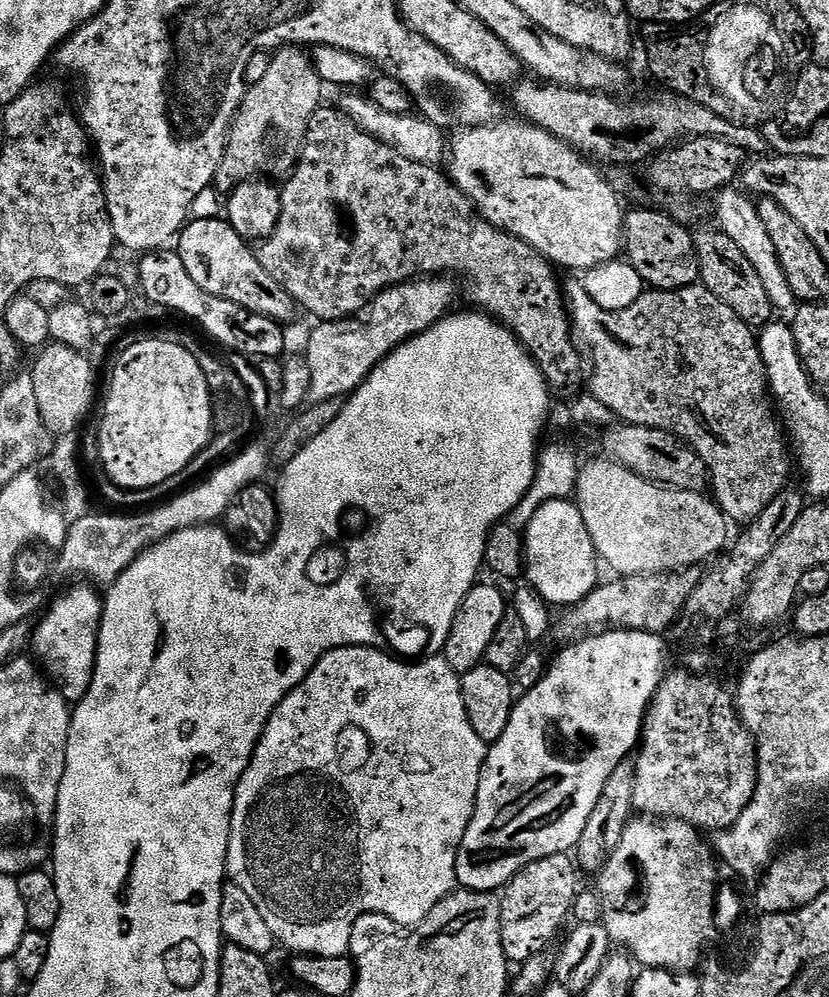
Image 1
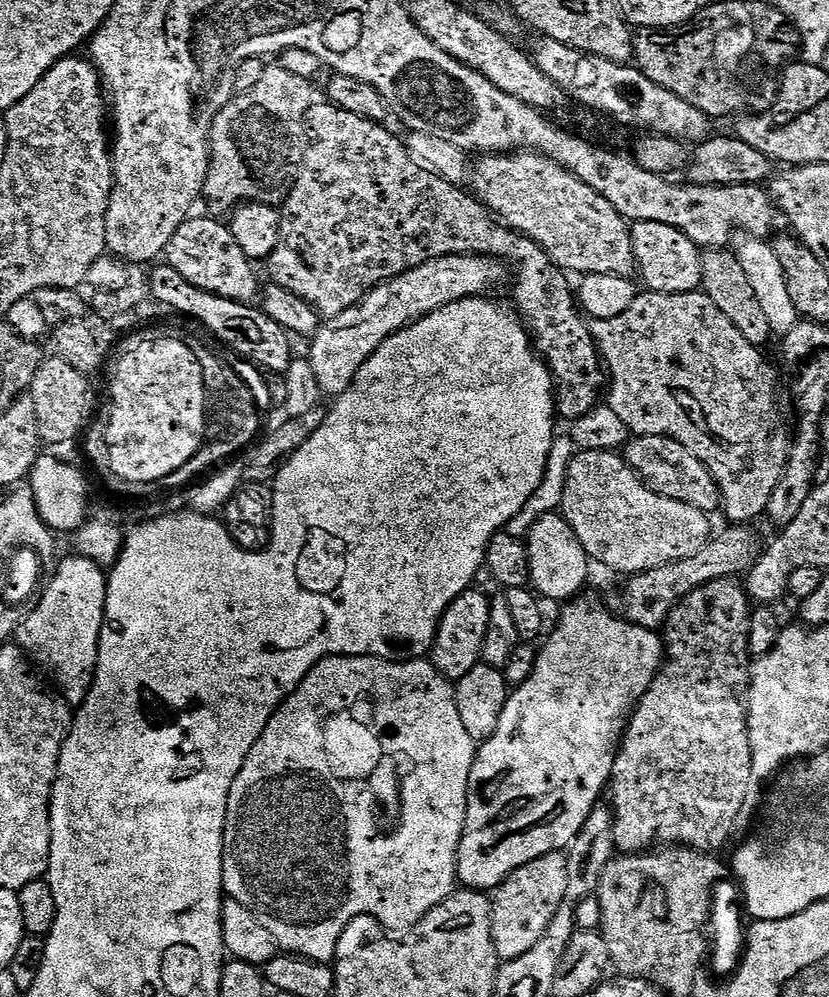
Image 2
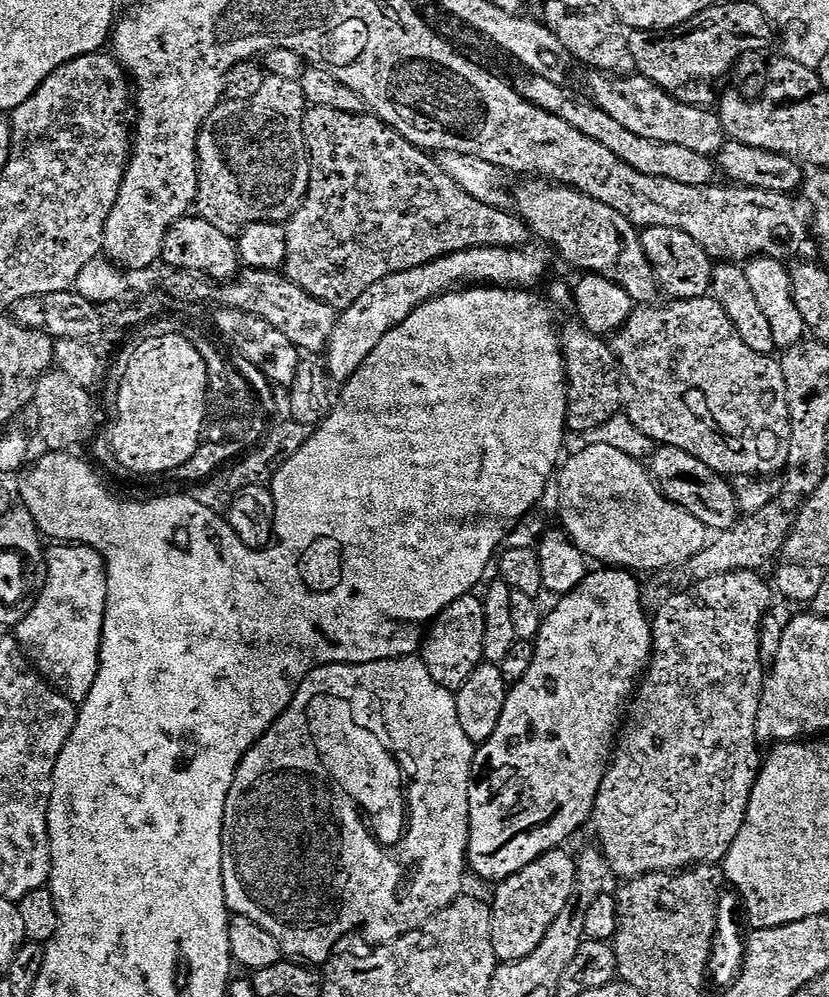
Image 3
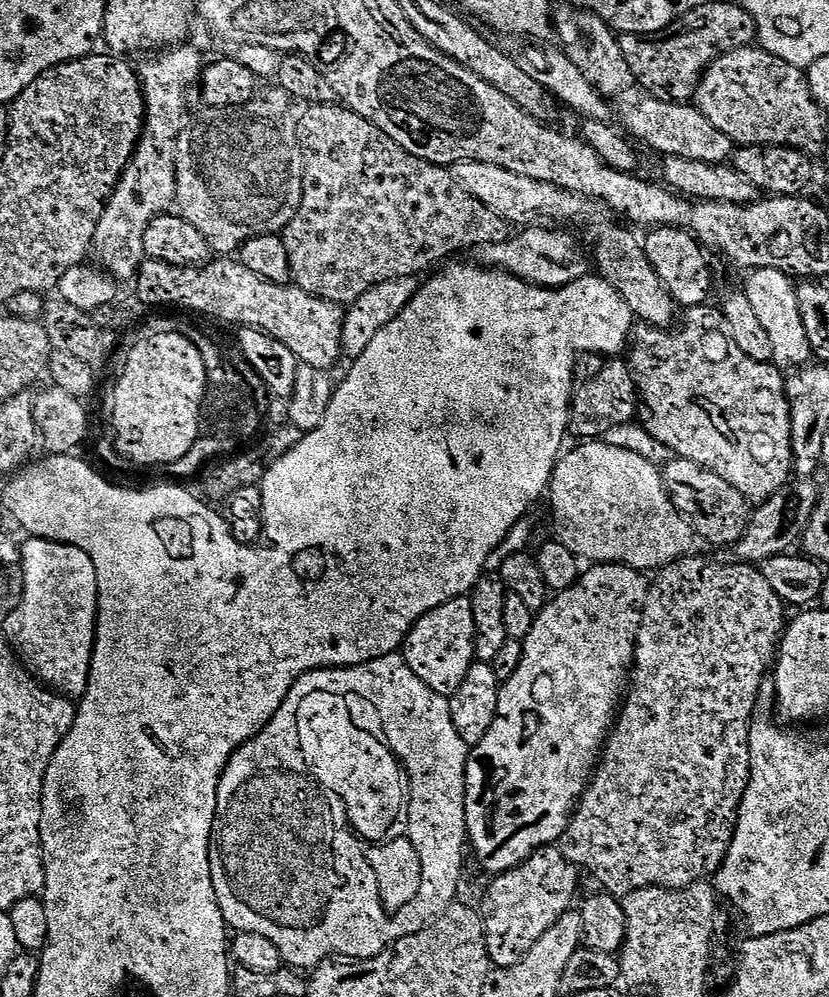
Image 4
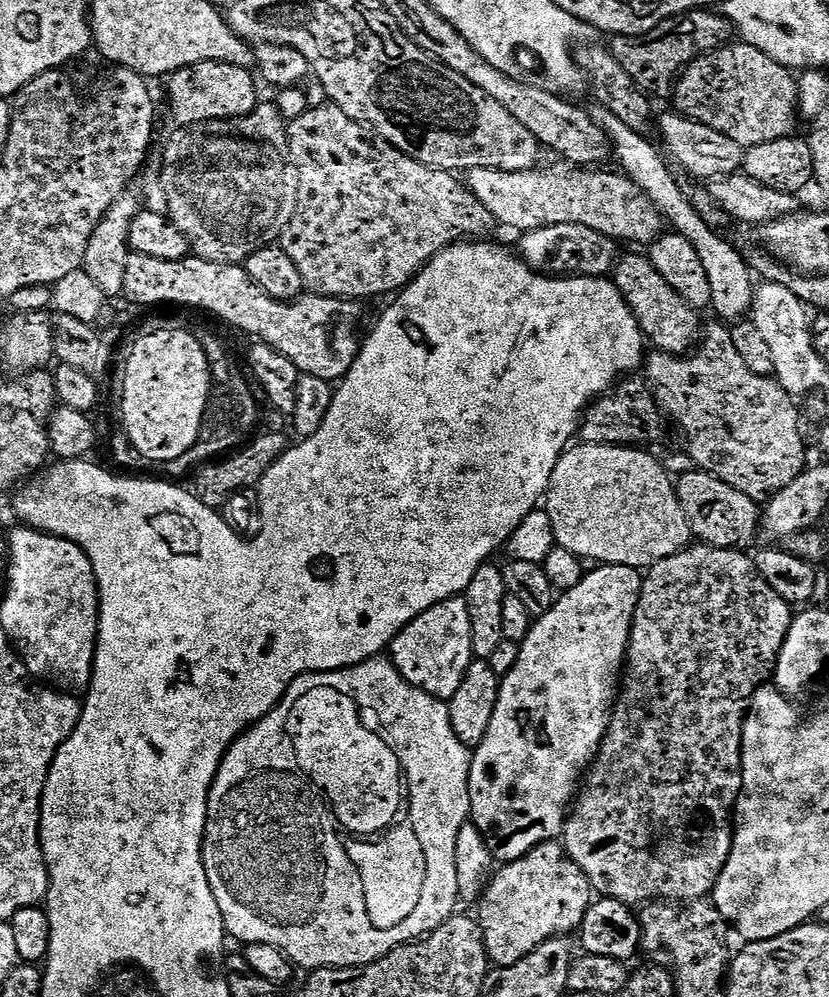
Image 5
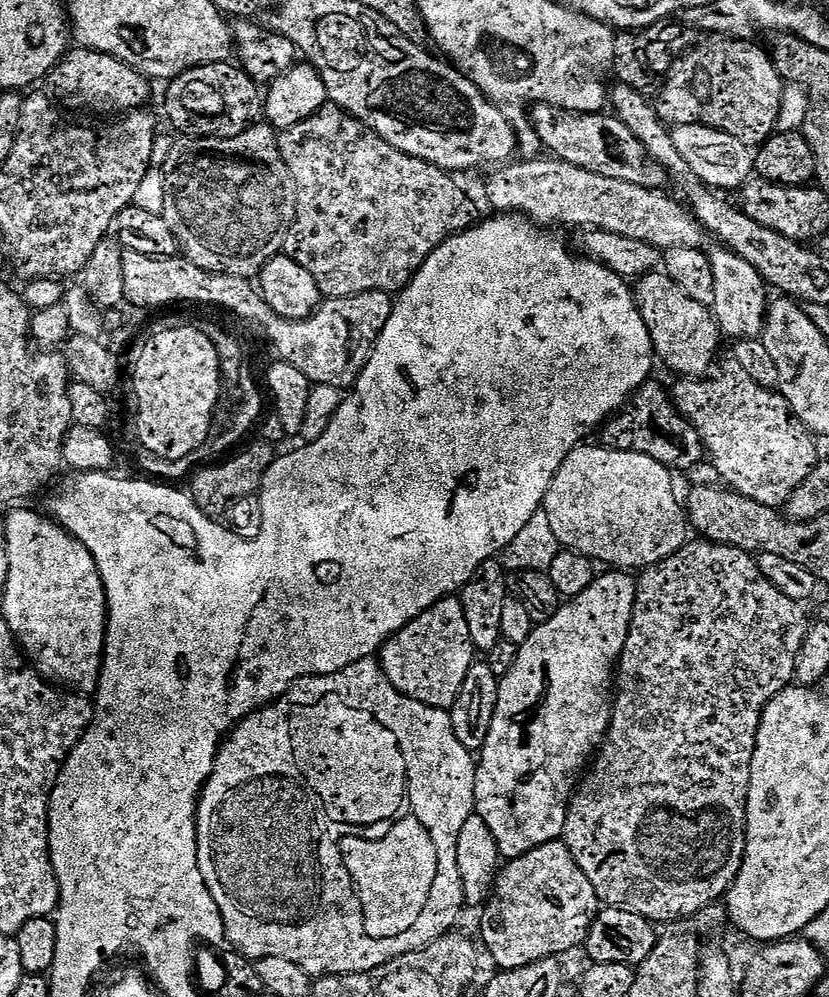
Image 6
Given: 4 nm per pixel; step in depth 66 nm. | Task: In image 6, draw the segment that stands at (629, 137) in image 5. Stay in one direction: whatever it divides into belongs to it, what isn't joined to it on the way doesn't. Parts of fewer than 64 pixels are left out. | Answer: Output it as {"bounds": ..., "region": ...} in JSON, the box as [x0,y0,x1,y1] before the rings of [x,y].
{"bounds":[708,246,770,338],"region":[[[723,246],[711,249],[708,261],[714,270],[714,302],[710,305],[721,333],[731,338],[756,338],[764,331],[764,321],[768,318],[770,296],[767,296],[764,280],[738,254]]]}

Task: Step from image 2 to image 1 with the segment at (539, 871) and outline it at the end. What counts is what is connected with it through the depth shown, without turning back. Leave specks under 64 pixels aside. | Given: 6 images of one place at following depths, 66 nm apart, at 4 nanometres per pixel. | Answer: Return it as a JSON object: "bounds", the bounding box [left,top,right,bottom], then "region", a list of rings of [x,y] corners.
{"bounds":[498,855,578,962],"region":[[[571,855],[551,856],[528,864],[517,872],[512,881],[504,885],[504,897],[501,895],[498,900],[500,941],[509,961],[523,962],[543,953],[544,944],[551,942],[560,927],[565,927],[564,919],[569,919],[572,903],[578,895],[576,872],[578,868]]]}

